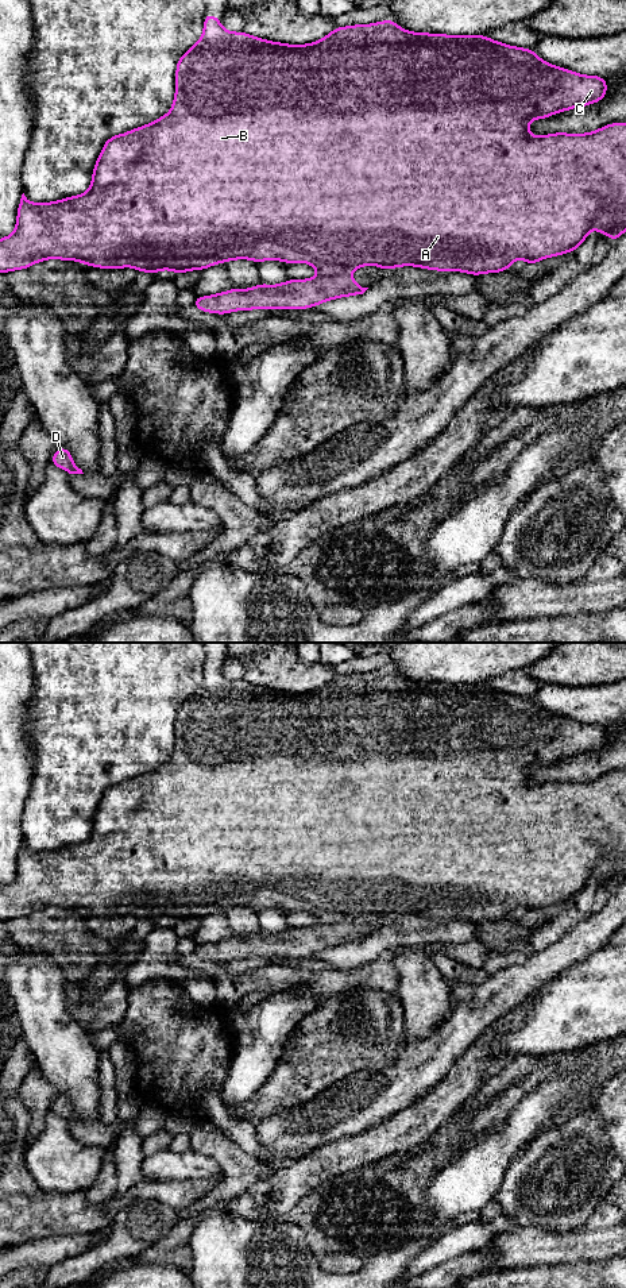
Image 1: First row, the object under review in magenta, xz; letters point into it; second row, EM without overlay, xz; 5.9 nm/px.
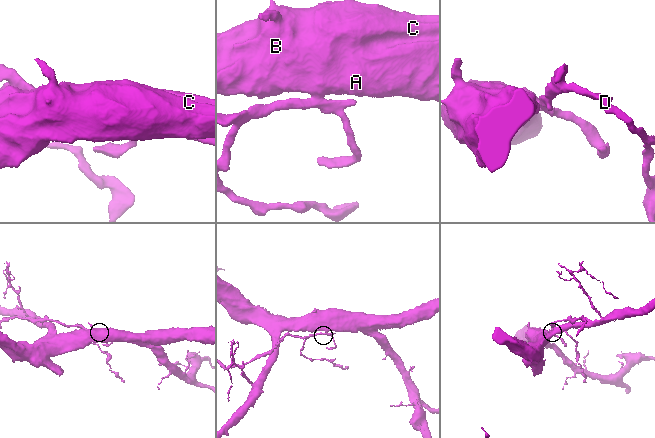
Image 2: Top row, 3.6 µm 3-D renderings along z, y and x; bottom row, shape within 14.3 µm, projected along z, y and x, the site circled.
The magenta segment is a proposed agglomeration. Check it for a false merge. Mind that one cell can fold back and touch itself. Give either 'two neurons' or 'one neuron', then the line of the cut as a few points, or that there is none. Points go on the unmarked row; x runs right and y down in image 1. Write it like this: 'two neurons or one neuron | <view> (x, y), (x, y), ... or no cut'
one neuron | no cut

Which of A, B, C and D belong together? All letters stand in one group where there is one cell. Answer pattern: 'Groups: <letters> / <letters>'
Groups: A B C D

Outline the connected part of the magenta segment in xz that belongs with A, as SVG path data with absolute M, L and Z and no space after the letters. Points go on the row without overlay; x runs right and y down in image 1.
M206 662L204 680L178 707L174 729L171 759L150 772L111 784L94 813L92 833L84 842L40 852L31 851L22 842L15 879L0 887L0 921L23 918L45 907L77 909L101 917L132 914L151 922L167 917L182 923L188 918L201 919L233 907L251 907L256 911L275 907L286 911L305 910L320 921L309 928L290 928L274 934L260 930L251 937L196 945L192 950L200 959L227 963L250 957L306 957L324 949L363 942L368 936L362 936L349 926L360 914L374 913L383 918L416 914L479 923L506 919L515 907L525 907L532 915L537 909L575 899L594 875L600 884L608 882L611 891L626 879L626 771L611 771L588 782L529 782L532 767L546 767L557 760L603 748L607 729L604 725L584 724L550 713L538 706L533 697L509 694L486 683L410 680L391 667L363 674L337 674L314 691L285 693L244 679L227 679L217 664Z

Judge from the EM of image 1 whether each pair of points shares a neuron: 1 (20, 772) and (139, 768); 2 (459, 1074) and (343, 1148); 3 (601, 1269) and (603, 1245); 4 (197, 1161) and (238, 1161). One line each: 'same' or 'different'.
1: different
2: same
3: different
4: different

